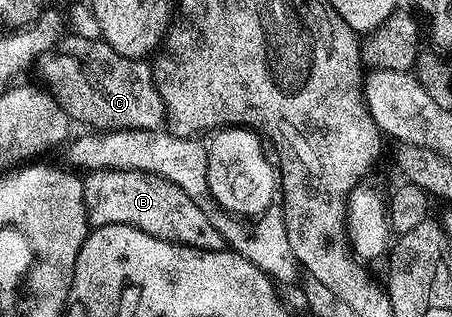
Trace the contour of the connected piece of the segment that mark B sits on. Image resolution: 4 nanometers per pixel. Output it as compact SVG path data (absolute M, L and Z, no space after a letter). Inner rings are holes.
M125 170L88 172L83 179L82 196L90 228L128 224L150 236L200 251L222 251L226 248L221 233L217 232L205 213L190 200L189 195L179 186L159 176Z

